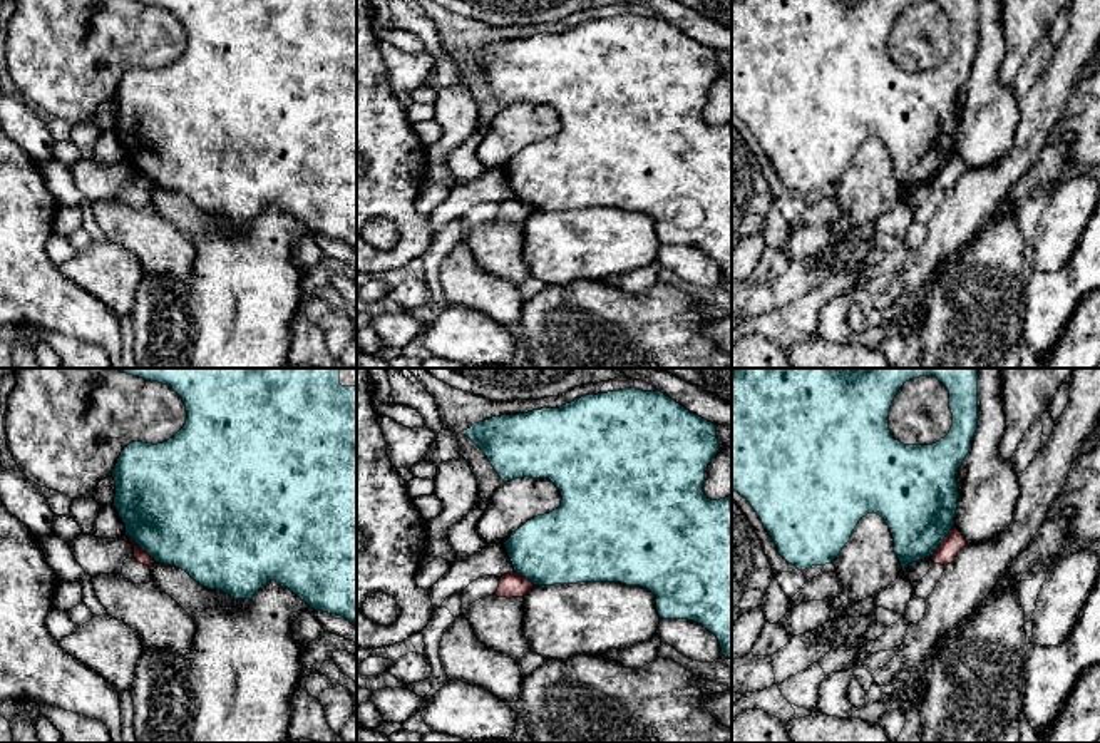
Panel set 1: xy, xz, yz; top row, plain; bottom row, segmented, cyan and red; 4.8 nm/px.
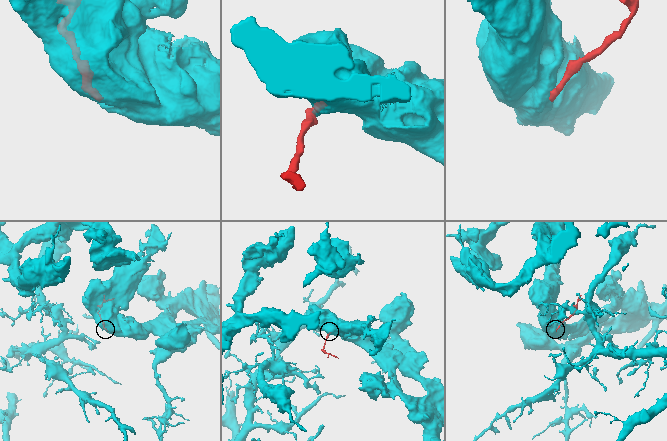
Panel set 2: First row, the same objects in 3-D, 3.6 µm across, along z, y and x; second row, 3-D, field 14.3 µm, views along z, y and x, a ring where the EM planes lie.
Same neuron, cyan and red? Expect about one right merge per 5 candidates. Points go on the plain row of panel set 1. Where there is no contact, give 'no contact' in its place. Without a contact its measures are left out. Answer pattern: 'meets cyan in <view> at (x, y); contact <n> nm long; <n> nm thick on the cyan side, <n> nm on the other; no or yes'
meets cyan in xy at (143, 174); contact 190 nm long; 500 nm thick on the cyan side, 60 nm on the other; no

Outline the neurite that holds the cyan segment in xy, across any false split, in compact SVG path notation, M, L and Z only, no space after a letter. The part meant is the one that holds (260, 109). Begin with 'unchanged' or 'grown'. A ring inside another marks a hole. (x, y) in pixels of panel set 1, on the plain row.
grown | M134 0L171 12L184 27L188 44L169 65L124 72L112 95L114 132L129 161L156 187L186 196L208 214L234 224L253 224L270 206L290 214L315 236L337 239L357 251L357 0Z

